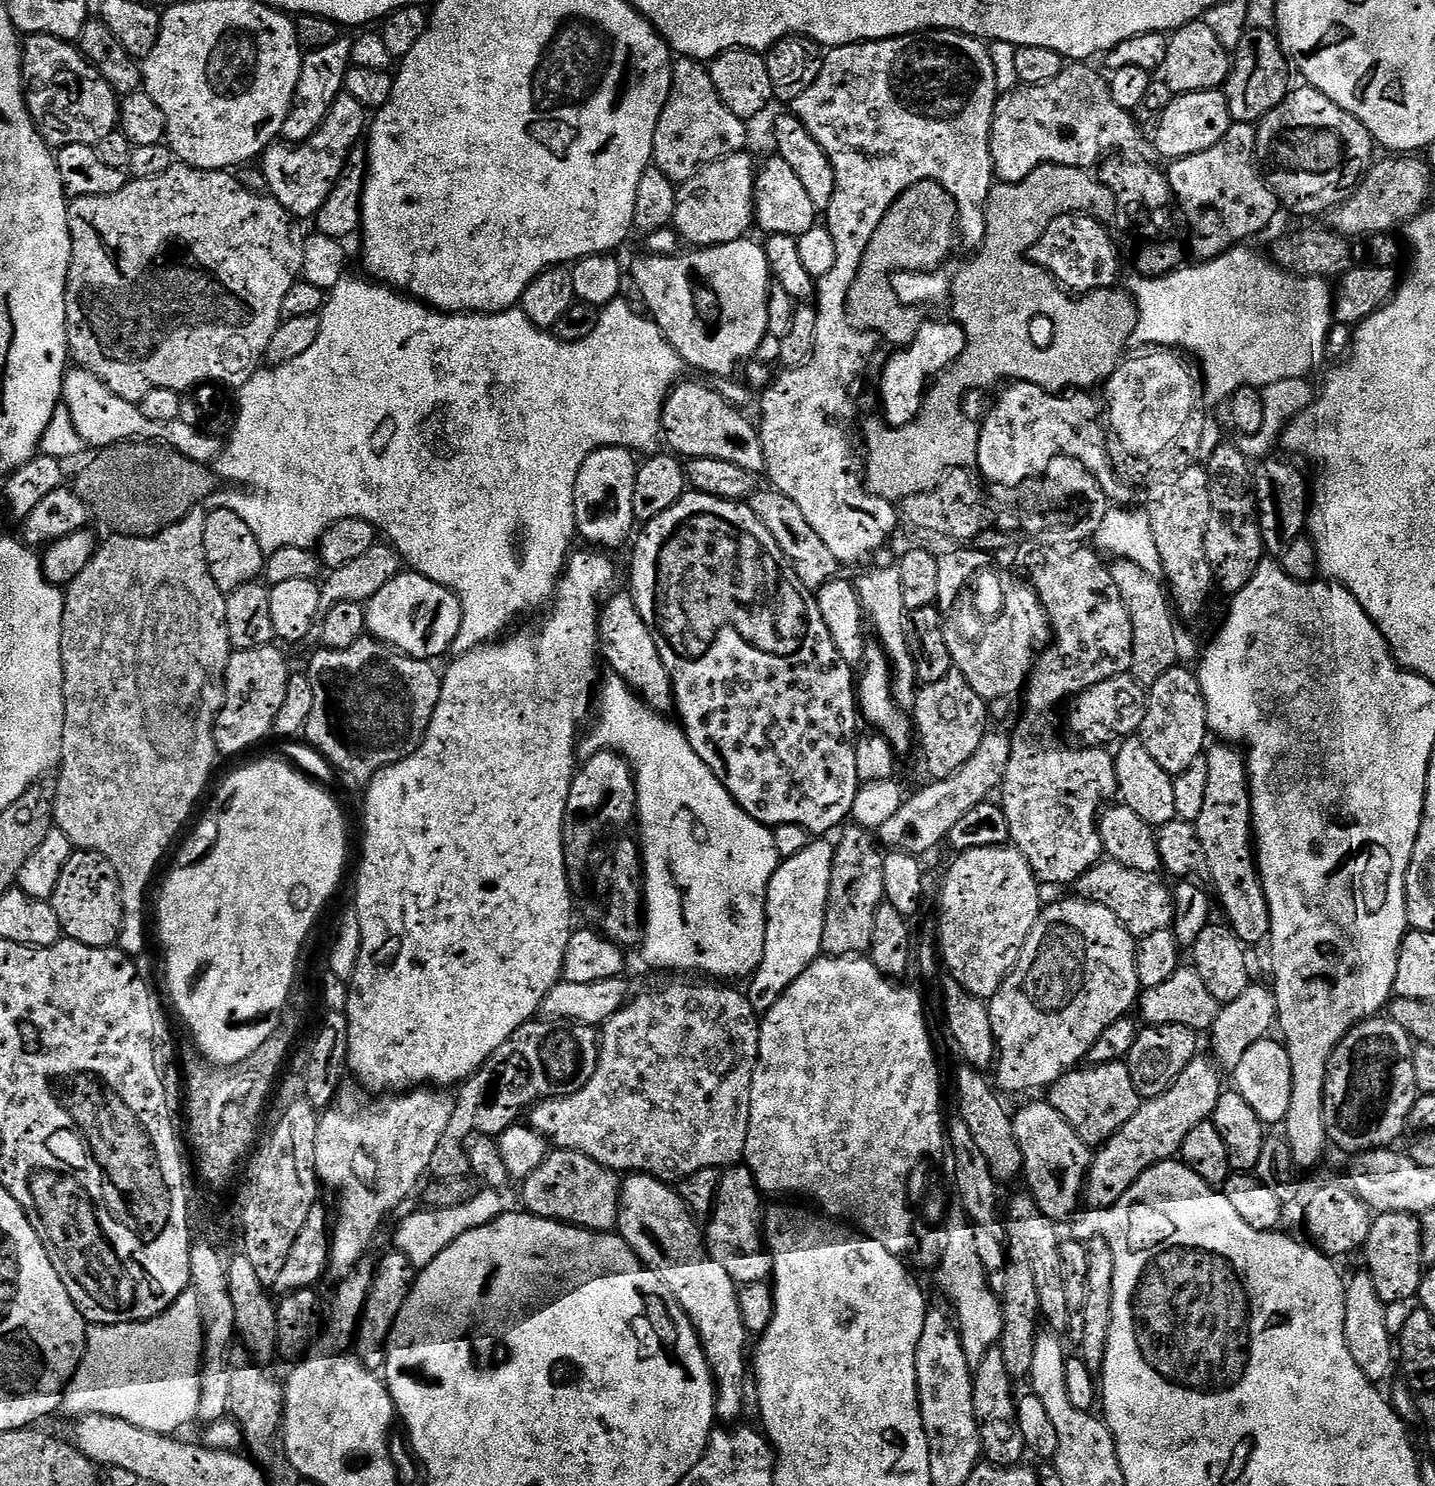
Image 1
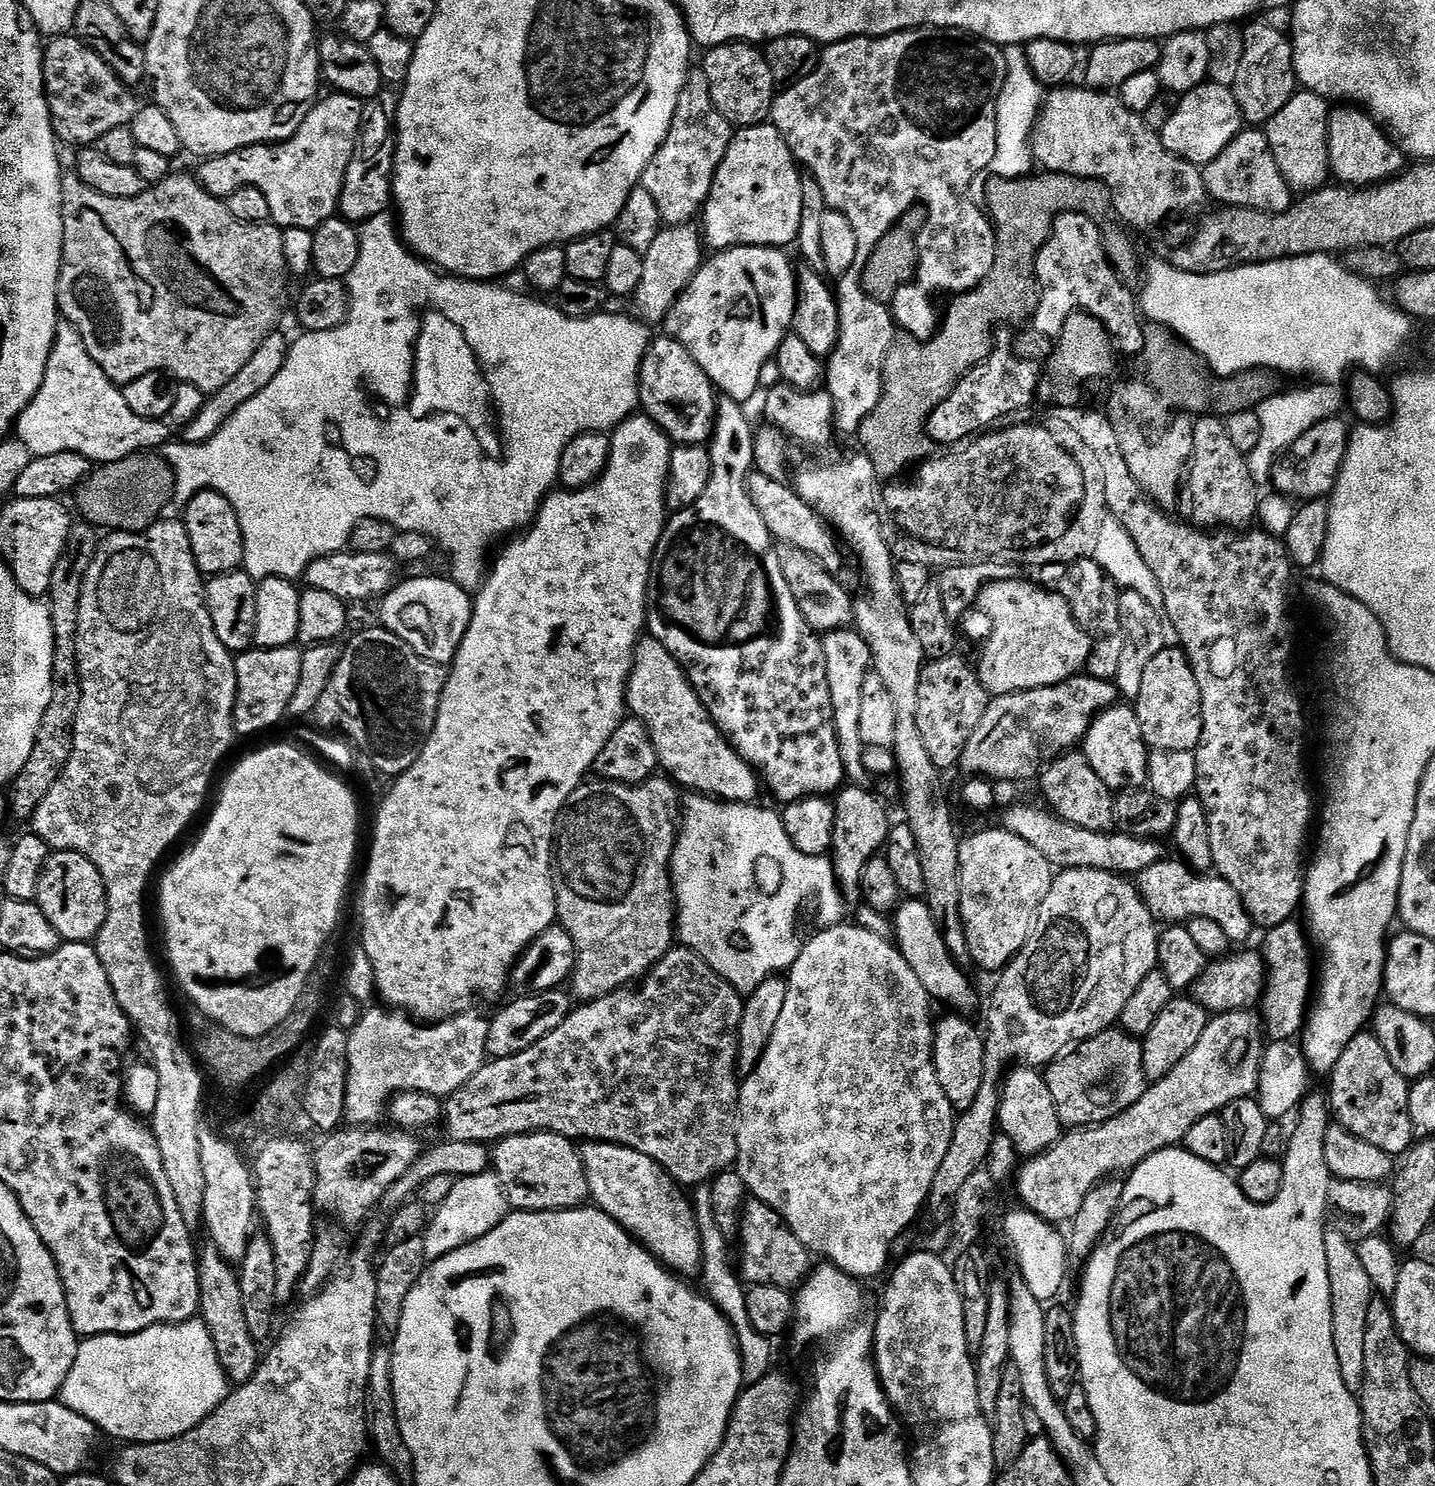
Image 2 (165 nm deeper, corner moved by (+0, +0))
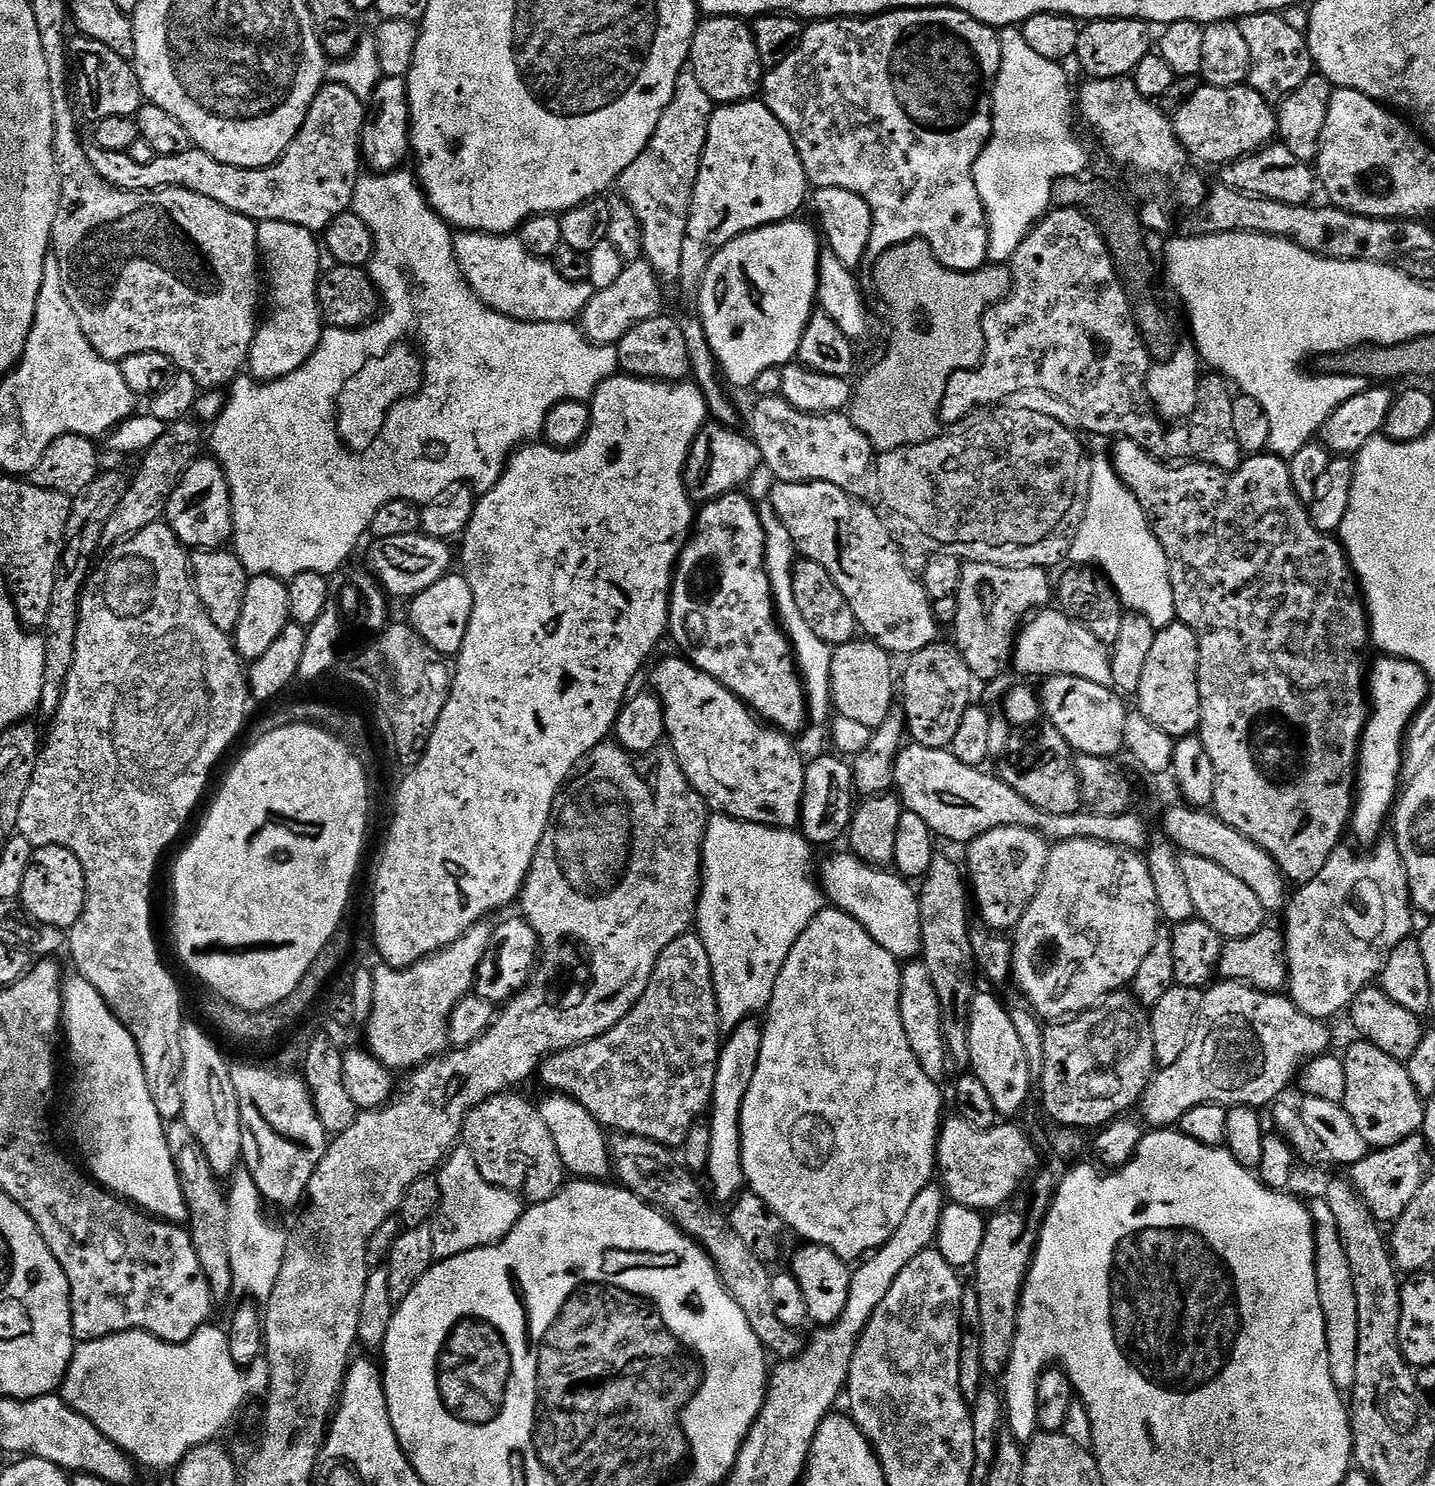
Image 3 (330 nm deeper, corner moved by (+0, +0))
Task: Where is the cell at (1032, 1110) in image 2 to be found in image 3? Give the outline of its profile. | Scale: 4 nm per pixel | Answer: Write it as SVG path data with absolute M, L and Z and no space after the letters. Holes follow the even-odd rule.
M977 991L972 997L972 1010L968 1013L970 1018L970 1072L977 1076L982 1084L986 1086L986 1091L990 1094L990 1099L996 1107L997 1113L1004 1118L1016 1118L1024 1108L1024 1103L1028 1100L1028 1095L1034 1092L1034 1072L1032 1076L1033 1061L1029 1059L1027 1051L1022 1044L1021 1038L1014 1030L1011 1011L992 992Z

